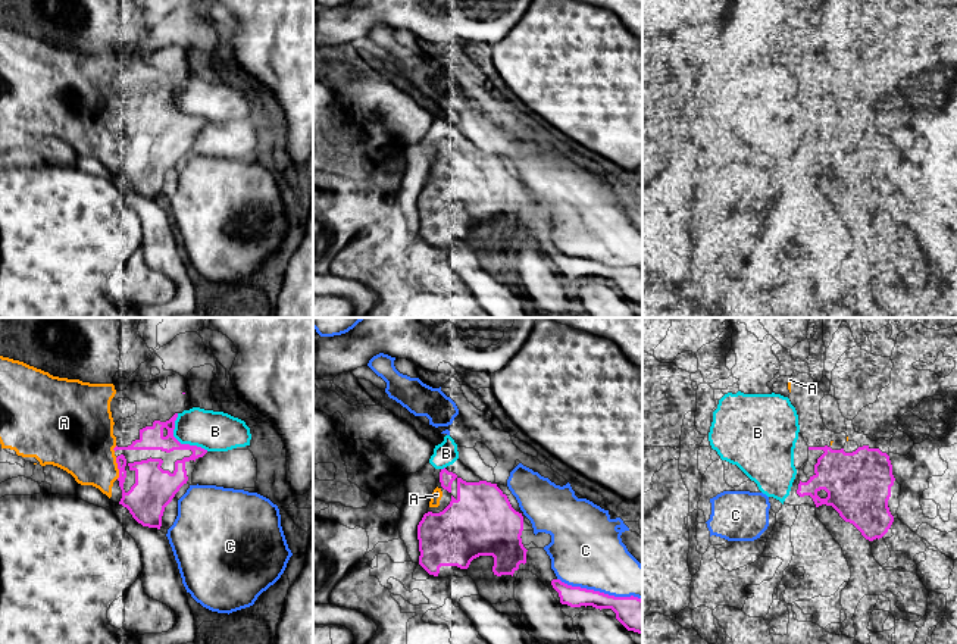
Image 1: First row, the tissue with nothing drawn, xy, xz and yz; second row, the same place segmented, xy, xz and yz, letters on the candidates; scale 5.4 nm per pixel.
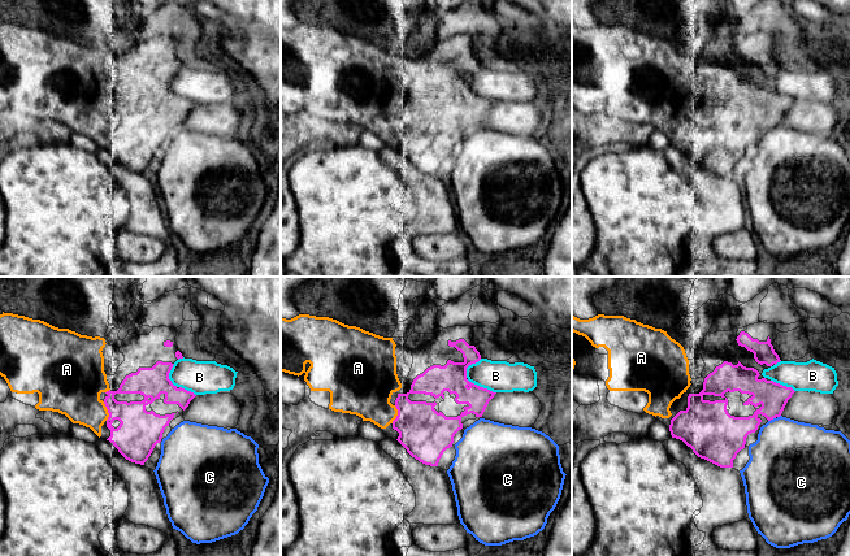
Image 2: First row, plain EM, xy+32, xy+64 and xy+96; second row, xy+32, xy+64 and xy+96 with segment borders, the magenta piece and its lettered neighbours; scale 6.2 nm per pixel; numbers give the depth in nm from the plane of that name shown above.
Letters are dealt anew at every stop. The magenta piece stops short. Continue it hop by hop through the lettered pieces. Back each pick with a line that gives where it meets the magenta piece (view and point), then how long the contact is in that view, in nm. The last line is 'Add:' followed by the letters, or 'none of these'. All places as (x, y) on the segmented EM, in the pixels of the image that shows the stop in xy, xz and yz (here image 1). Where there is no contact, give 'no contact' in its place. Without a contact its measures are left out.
A: meets magenta in xy at (118, 468); contact 120 nm long
Add: A

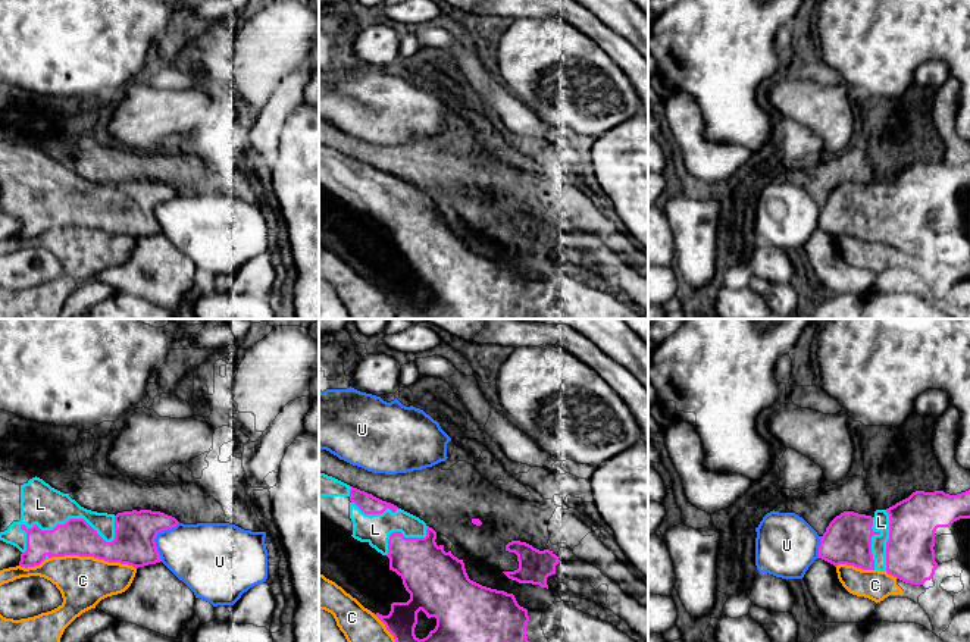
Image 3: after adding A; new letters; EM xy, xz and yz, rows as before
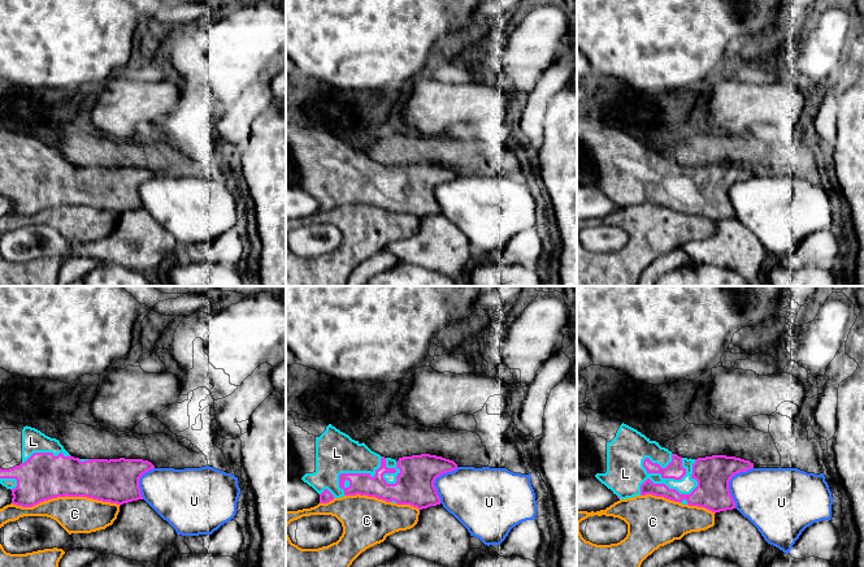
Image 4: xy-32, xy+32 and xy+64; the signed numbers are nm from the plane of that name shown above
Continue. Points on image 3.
L: meets magenta in xy at (69, 519); contact 550 nm long
Add: L

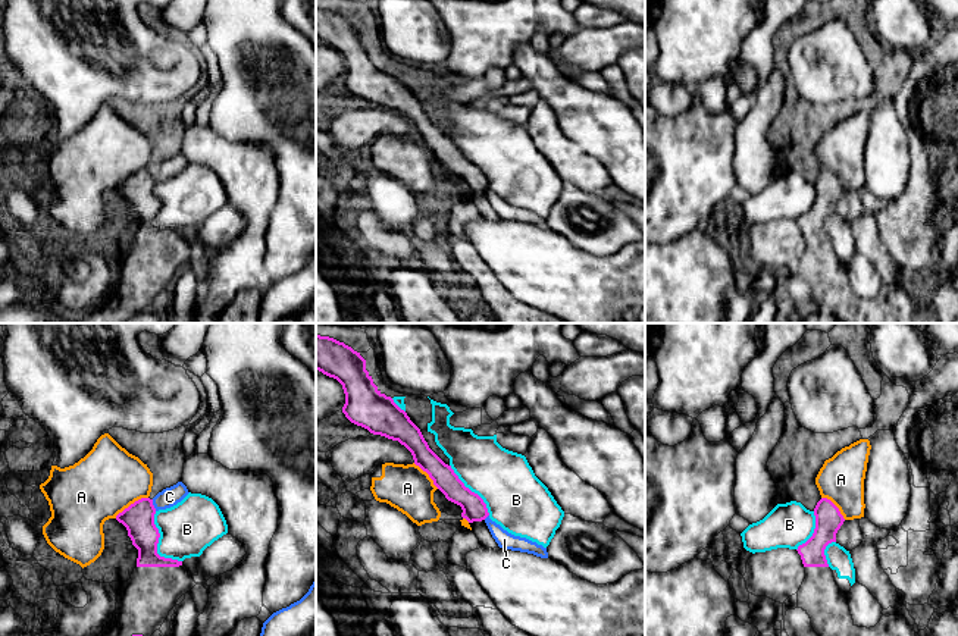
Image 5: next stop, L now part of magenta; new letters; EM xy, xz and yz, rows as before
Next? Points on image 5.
Add: none of these

